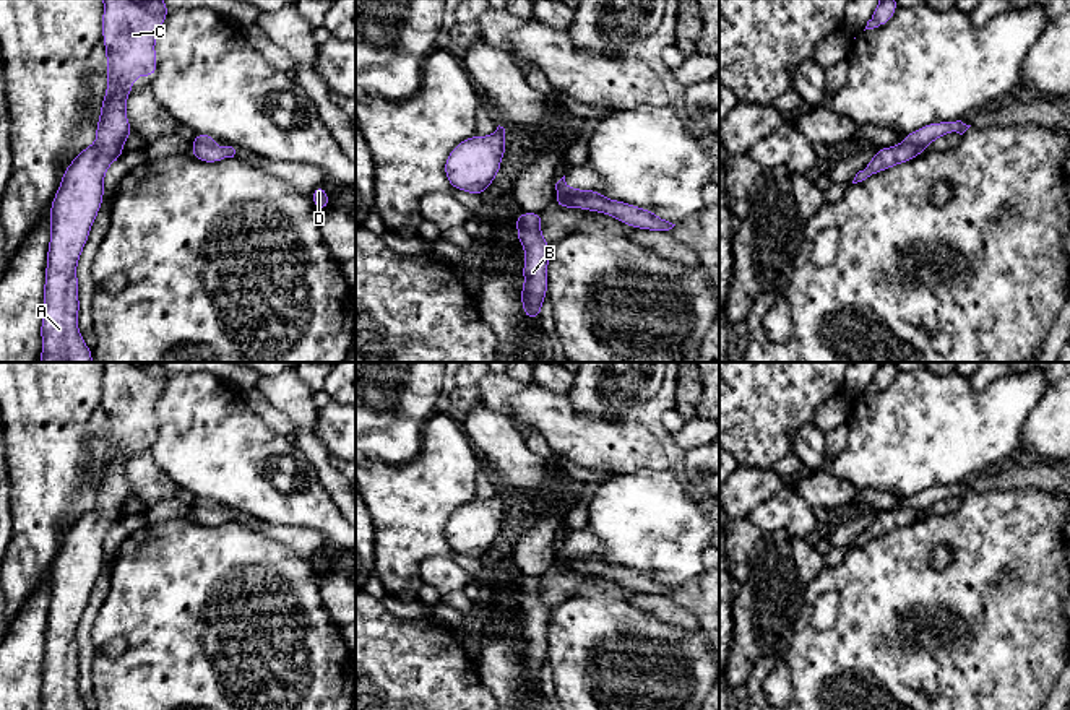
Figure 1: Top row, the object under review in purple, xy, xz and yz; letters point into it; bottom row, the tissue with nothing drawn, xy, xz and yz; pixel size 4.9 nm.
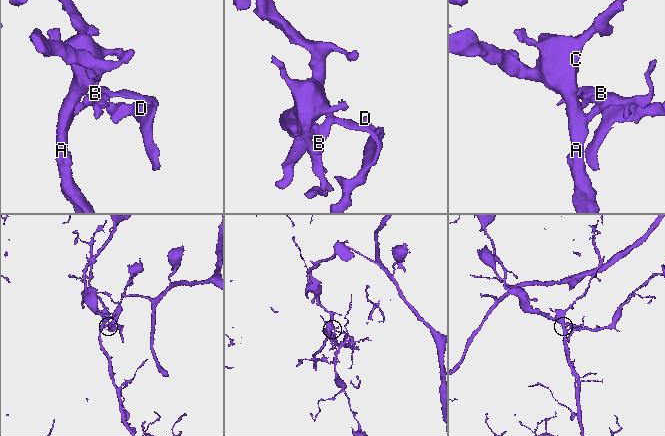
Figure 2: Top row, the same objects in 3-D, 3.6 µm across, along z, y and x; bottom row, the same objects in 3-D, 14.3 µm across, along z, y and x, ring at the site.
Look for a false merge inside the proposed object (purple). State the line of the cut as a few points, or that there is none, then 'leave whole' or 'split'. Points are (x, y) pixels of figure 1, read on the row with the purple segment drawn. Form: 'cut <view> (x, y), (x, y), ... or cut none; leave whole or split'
cut xz (557, 190), (567, 190), (572, 195), (573, 205); split

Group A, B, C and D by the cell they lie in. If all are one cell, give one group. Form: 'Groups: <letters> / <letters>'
Groups: A B C / D

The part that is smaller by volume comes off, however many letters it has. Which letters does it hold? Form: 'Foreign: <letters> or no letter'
Foreign: D

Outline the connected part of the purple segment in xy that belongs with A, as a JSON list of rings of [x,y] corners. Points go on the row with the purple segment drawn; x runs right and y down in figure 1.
[[[102,0],[102,41],[107,60],[107,91],[96,125],[96,143],[67,166],[50,203],[50,240],[44,281],[44,314],[41,323],[41,362],[93,362],[93,351],[78,330],[80,297],[76,265],[88,242],[91,226],[102,206],[104,174],[122,158],[123,143],[133,133],[127,119],[127,97],[135,76],[154,76],[157,57],[154,42],[170,8],[162,0]]]

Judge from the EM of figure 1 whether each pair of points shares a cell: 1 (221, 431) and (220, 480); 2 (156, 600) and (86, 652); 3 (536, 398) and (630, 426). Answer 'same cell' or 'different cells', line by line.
1: same cell
2: different cells
3: same cell

